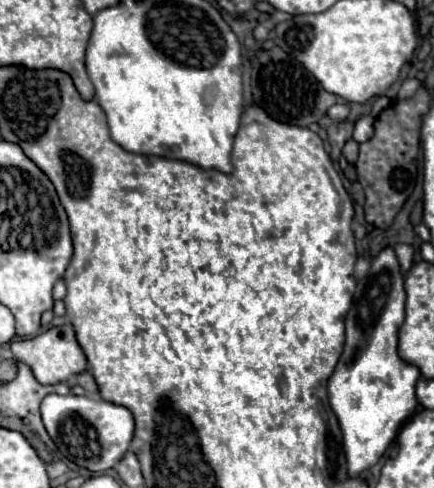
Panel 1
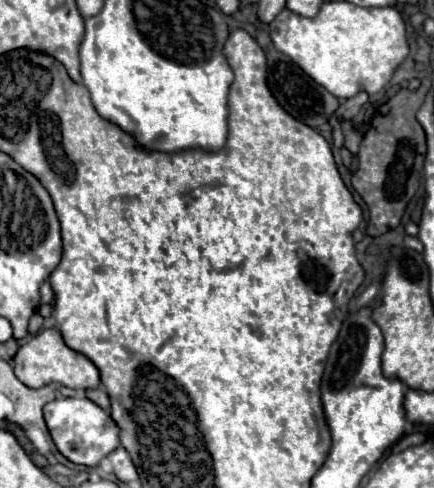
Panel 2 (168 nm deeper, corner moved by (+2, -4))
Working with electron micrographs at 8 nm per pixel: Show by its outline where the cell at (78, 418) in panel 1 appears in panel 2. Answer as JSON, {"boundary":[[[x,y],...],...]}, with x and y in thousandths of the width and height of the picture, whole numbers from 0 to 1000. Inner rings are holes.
{"boundary":[[[134,811],[129,820],[101,832],[101,861],[138,930],[171,951],[189,951],[207,959],[230,955],[230,943],[276,914],[272,869],[240,836],[221,832],[198,811],[171,811],[171,816]]]}

